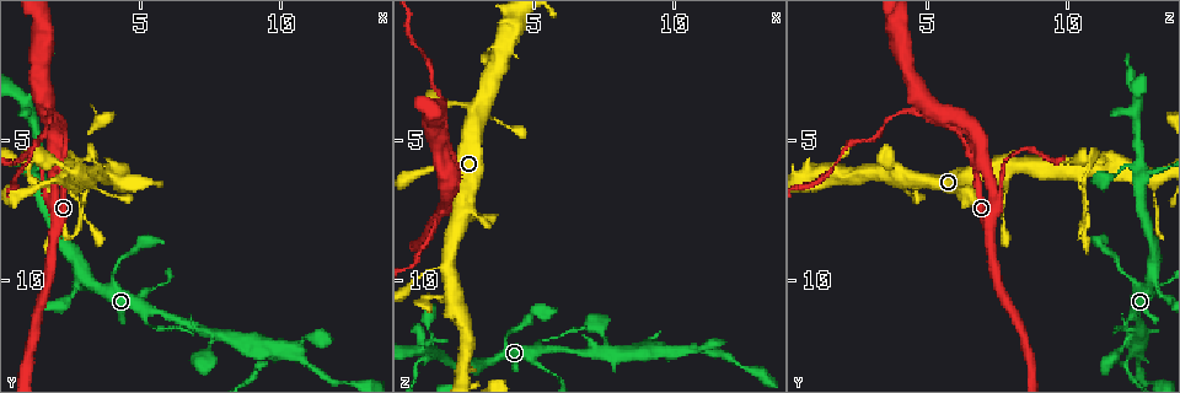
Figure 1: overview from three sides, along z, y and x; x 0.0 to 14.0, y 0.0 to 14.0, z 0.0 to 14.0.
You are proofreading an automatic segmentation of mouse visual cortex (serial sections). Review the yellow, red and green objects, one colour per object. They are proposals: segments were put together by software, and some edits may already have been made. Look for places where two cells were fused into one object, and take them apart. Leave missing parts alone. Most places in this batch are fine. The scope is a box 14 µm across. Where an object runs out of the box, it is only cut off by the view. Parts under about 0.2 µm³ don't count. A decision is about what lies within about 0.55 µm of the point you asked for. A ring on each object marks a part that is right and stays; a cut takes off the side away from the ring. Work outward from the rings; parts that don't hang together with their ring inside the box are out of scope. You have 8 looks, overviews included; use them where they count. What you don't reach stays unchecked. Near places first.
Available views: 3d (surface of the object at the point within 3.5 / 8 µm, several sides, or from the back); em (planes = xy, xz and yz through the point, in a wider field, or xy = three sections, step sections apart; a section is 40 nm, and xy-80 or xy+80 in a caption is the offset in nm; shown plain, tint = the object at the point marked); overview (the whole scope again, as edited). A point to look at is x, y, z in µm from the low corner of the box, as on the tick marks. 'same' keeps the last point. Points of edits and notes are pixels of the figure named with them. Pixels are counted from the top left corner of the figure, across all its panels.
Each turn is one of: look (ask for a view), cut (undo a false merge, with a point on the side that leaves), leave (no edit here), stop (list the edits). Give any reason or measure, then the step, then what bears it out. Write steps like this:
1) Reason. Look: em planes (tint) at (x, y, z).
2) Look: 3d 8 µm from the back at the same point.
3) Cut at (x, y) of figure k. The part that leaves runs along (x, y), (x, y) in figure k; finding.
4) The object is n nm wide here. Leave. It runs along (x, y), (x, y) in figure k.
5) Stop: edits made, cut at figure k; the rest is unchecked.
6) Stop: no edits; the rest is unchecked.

Three arms meet. Look: 3d 3.5 µm at (1.4, 6.2, 12.6).

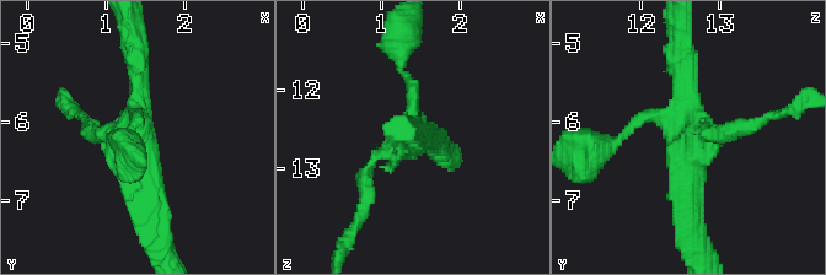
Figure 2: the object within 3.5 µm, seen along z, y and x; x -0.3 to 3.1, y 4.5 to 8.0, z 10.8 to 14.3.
Leave. One cell here.

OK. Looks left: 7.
Side arm on a straight run. Look: 3d 3.5 µm at (9.3, 12.7, 12.4).

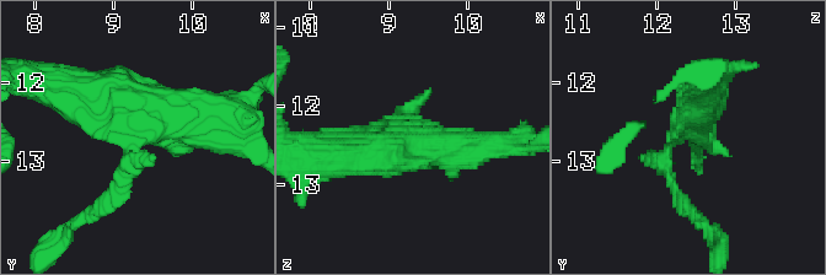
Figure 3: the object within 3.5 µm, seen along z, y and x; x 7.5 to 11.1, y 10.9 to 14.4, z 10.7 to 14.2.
Look: em xy step 1 (tint) at (9.45, 12.60, 12.35).

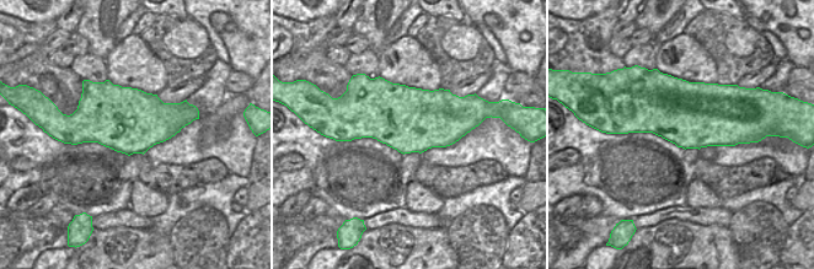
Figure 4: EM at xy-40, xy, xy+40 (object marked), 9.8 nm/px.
Leave. All the same cell.

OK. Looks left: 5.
A narrow waist. Look: 3d 3.5 µm at (1.6, 3.7, 4.8).

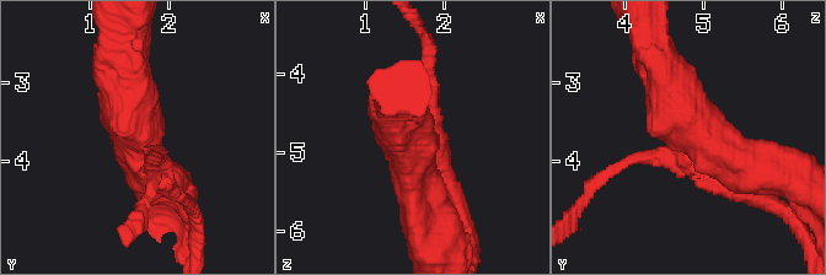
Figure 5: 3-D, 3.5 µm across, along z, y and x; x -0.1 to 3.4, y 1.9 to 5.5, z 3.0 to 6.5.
Shape alone is not enough. Look: em xy step 2 (tint) at (1.65, 3.65, 4.85).

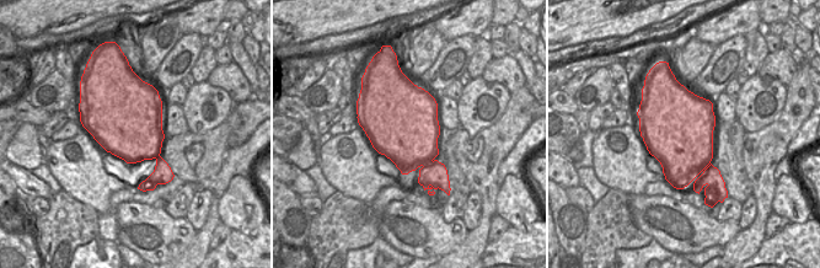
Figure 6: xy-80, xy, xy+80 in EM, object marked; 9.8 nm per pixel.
3 arms meet here; the arms are 150, 400, 500 nm wide. Leave. It runs along (759, 168), (692, 135), (661, 63) in figure 5; continuous, no second cell.

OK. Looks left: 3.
Stop: no edits; the rest is unchecked.

